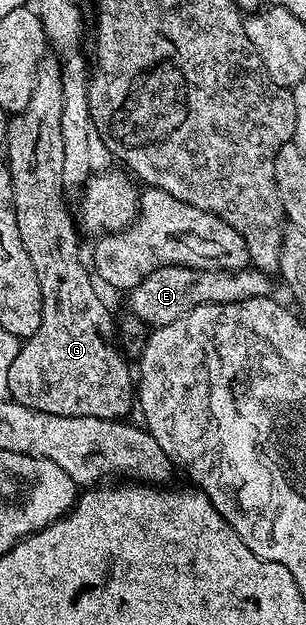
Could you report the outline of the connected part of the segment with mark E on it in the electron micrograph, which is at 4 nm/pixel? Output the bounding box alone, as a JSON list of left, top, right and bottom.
[128,265,274,327]

